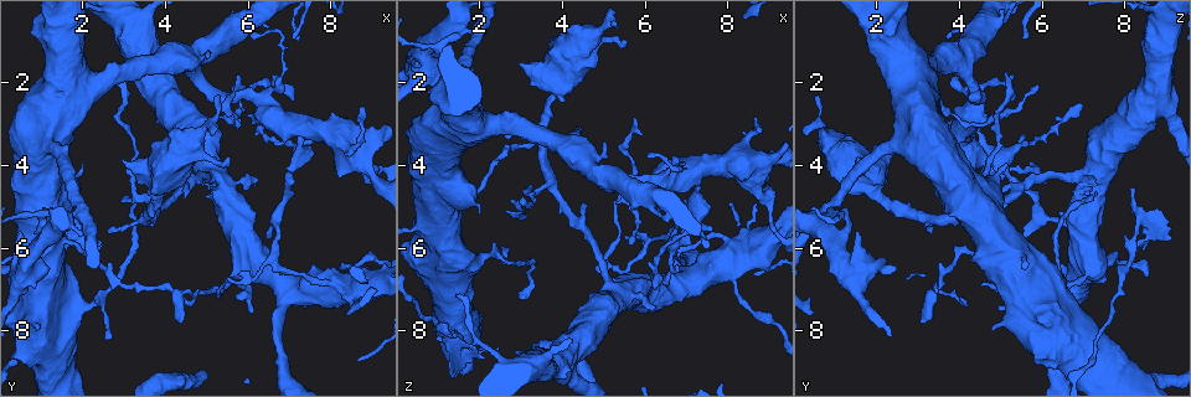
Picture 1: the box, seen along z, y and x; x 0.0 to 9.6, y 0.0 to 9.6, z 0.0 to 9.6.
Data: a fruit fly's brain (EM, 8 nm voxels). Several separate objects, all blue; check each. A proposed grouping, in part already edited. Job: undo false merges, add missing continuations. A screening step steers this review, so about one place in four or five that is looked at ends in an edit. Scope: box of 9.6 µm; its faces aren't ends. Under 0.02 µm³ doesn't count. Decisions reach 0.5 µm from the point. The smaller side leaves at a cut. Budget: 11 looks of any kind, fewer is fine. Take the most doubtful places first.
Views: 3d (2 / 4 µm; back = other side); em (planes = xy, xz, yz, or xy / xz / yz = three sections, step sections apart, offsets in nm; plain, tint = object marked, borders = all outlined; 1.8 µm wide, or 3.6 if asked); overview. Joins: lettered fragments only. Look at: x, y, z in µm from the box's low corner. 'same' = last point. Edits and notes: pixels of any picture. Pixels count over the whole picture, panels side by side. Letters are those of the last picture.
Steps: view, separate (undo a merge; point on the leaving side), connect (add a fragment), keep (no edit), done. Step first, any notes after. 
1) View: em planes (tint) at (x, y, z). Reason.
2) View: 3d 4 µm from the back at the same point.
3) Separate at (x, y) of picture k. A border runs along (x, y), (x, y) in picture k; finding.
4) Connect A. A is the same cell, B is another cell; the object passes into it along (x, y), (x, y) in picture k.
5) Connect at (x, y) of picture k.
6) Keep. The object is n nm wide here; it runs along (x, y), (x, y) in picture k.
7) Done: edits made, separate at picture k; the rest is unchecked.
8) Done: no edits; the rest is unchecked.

View: em 3.6 µm planes (tint) at (5.25, 4.25, 7.00). Sudden change in width.

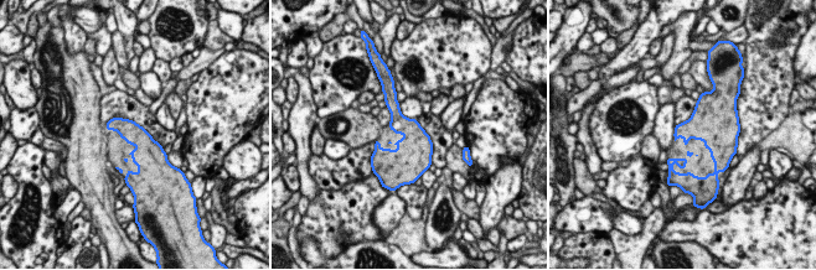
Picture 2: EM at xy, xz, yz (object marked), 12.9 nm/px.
View: em 3.6 µm planes (borders) at the same point. See the neighbours.

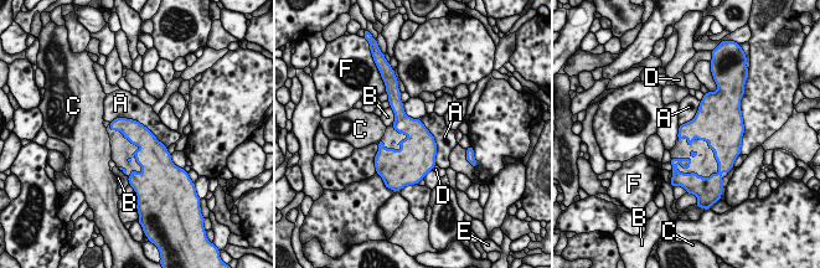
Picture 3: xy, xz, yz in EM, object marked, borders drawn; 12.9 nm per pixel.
Keep. A, B, C, D, E and F are other cells; a border runs along (109, 122), (135, 119), (166, 149) in picture 3; continuous, no second cell.

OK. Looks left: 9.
View: em yz step 16 (tint) at (1.65, 5.25, 0.70). Thin neck.

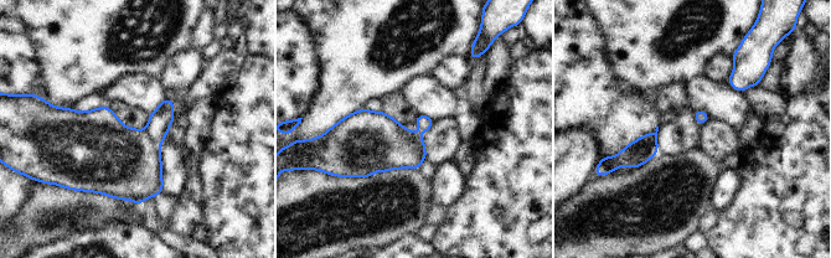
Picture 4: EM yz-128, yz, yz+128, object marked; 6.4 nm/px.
View: em planes (borders) at the same point. Cut it another way.

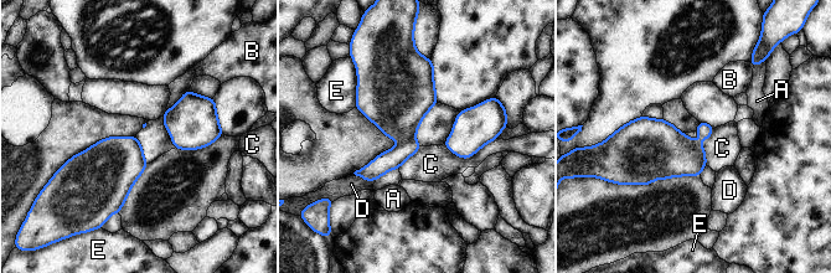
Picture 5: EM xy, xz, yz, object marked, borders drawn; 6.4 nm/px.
Separate at (397, 104) of picture 5. A, B, C, D and E are other cells; a border runs along (413, 138), (399, 145) in picture 5; two cells meet here.

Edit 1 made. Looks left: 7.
View: overview. See it whole again.

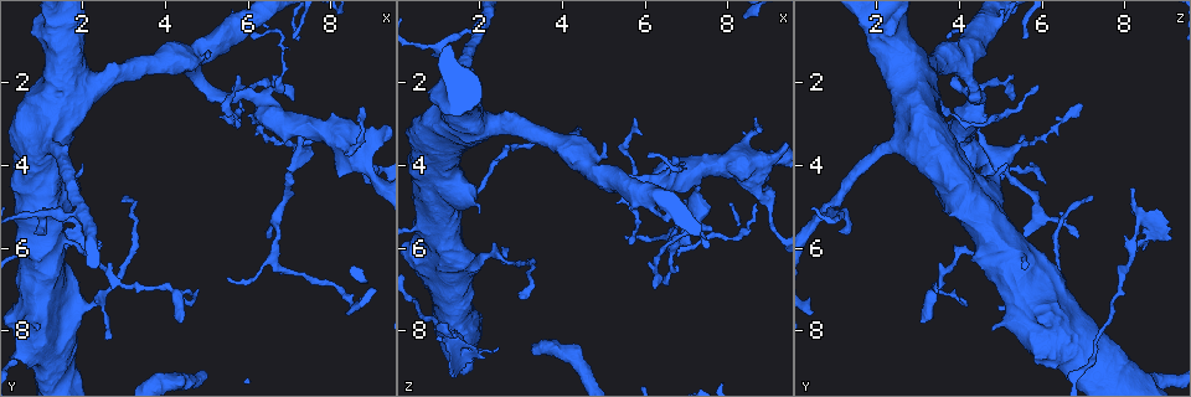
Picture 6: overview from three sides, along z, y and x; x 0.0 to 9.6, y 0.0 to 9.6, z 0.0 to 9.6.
View: em planes (borders) at (1.00, 4.60, 8.20). Tapers out.

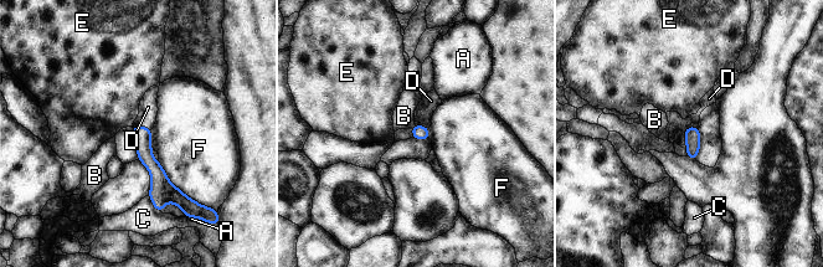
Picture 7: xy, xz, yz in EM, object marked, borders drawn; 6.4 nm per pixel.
Connect D. The object is 90 nm wide here; D is the same cell, A, B, C, E and F are other cells; the object passes into it along (692, 133), (685, 139), (677, 126) in picture 7; it goes on there.

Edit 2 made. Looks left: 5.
View: overview.

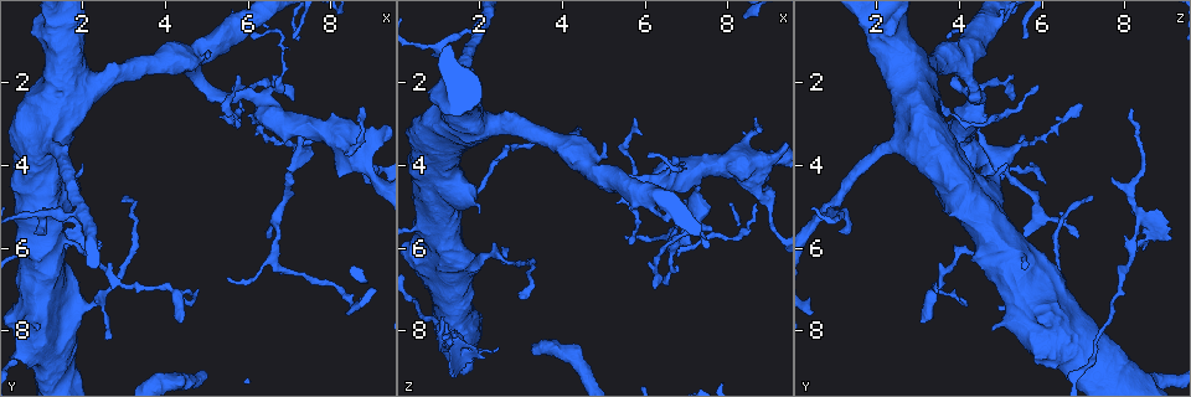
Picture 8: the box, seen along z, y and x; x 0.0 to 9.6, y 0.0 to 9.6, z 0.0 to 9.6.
View: 3d 4 µm at (2.95, 4.70, 7.20).

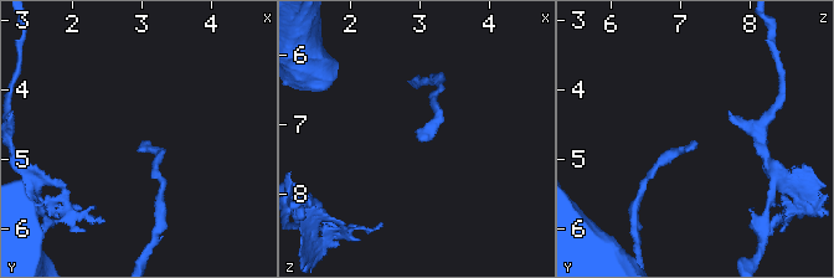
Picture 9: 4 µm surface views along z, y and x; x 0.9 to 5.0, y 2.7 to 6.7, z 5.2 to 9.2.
View: em planes (tint) at (2.95, 4.75, 7.15).

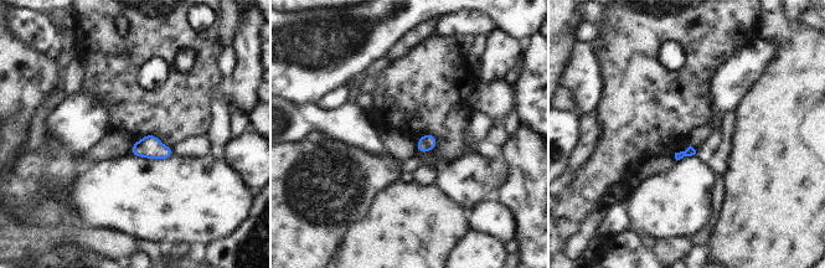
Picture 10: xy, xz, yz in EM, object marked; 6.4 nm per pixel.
View: em planes (borders) at the same point.

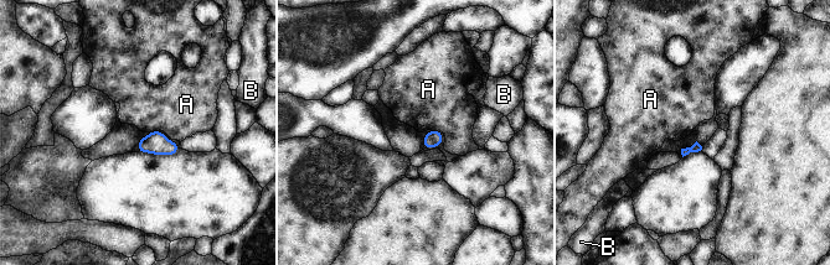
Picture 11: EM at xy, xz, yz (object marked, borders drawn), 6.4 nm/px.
Keep. A and B are other cells; a border runs along (431, 129), (437, 129), (441, 133) in picture 11; none of them fits.

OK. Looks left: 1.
Done: edits made, separate at picture 5, connect at picture 7; the rest is unchecked.

